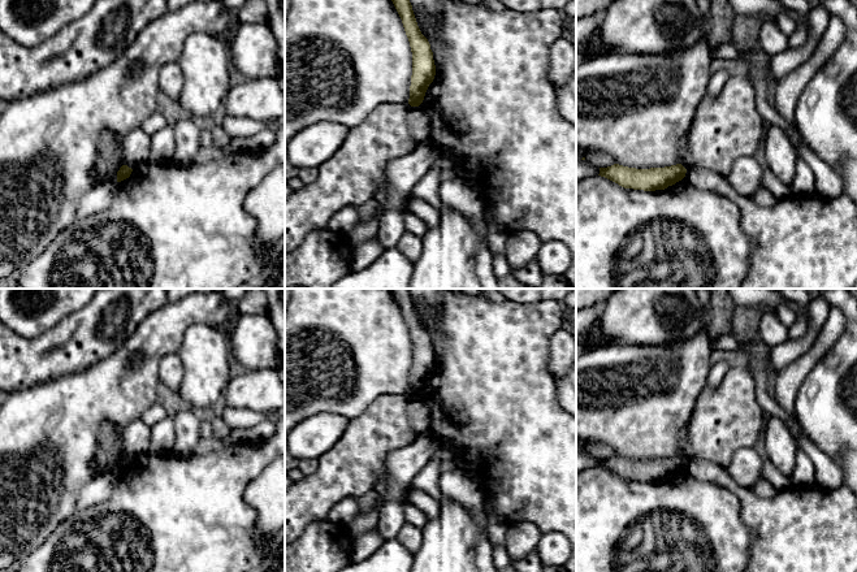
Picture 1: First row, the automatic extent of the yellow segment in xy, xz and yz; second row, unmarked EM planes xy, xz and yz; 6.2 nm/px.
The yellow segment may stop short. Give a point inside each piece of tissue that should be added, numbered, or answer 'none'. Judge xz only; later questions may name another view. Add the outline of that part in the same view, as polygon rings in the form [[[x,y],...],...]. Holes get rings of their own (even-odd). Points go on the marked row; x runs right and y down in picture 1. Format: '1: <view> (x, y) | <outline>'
none

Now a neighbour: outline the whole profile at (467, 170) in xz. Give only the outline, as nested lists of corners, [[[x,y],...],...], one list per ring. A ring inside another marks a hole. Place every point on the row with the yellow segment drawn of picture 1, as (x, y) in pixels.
[[[468,160],[466,162],[455,164],[454,169],[456,172],[456,177],[464,178],[464,179],[472,179],[476,176],[476,172],[479,170],[480,164],[476,160]]]

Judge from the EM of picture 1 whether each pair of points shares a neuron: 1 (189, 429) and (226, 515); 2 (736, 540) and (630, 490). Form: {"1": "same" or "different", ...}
{"1": "different", "2": "same"}

